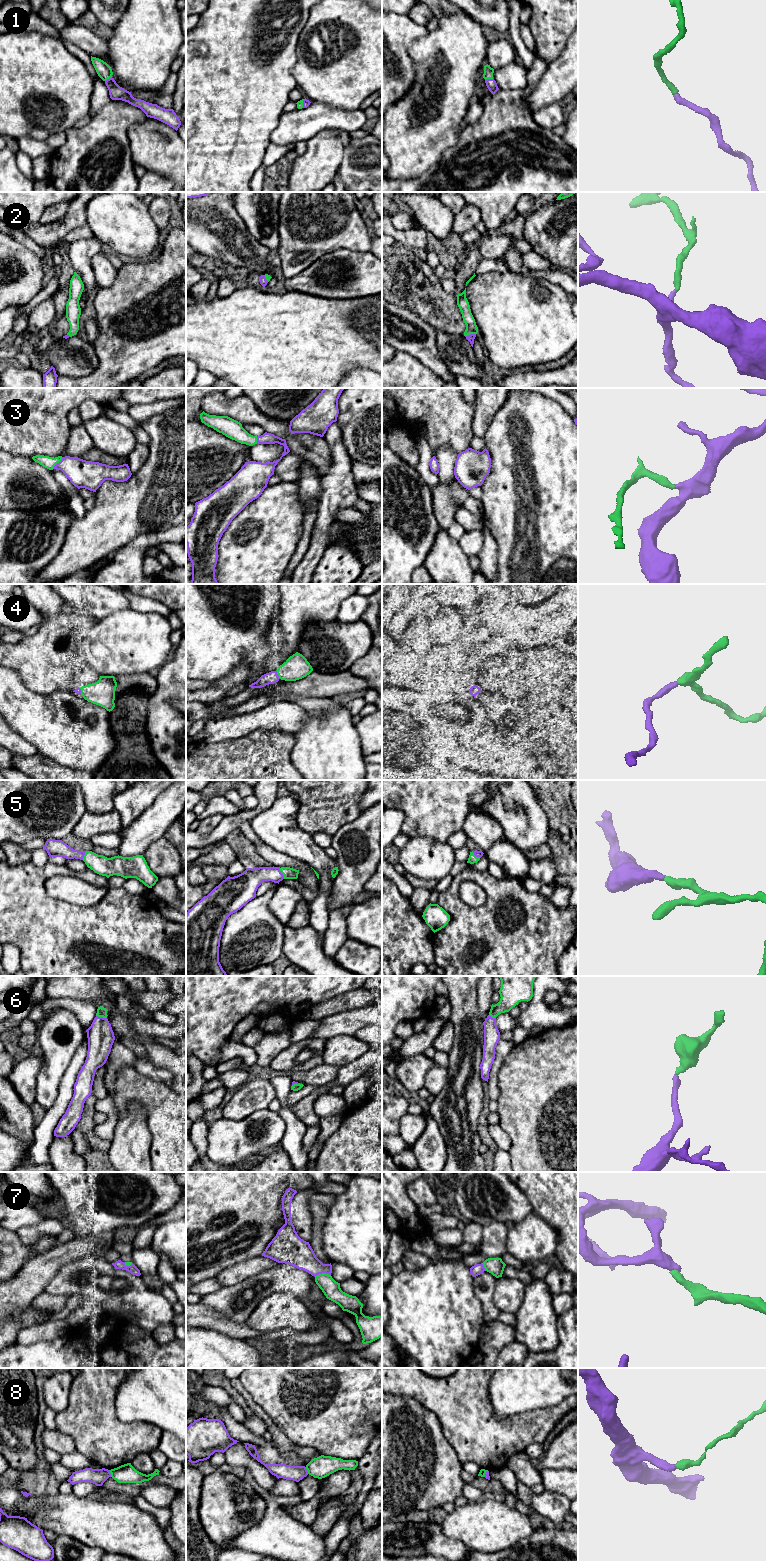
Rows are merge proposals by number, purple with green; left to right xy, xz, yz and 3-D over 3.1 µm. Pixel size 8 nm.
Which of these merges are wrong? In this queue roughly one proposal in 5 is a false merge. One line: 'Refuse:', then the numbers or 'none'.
Refuse: 8

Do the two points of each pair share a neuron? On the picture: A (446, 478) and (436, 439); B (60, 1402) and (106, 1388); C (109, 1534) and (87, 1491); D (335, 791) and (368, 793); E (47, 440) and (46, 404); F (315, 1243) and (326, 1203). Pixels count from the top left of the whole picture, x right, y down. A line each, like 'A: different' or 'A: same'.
A: different
B: different
C: different
D: different
E: same
F: same

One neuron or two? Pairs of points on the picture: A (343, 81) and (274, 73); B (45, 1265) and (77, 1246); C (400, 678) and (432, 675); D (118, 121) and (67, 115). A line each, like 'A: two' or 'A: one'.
A: two
B: one
C: one
D: two

